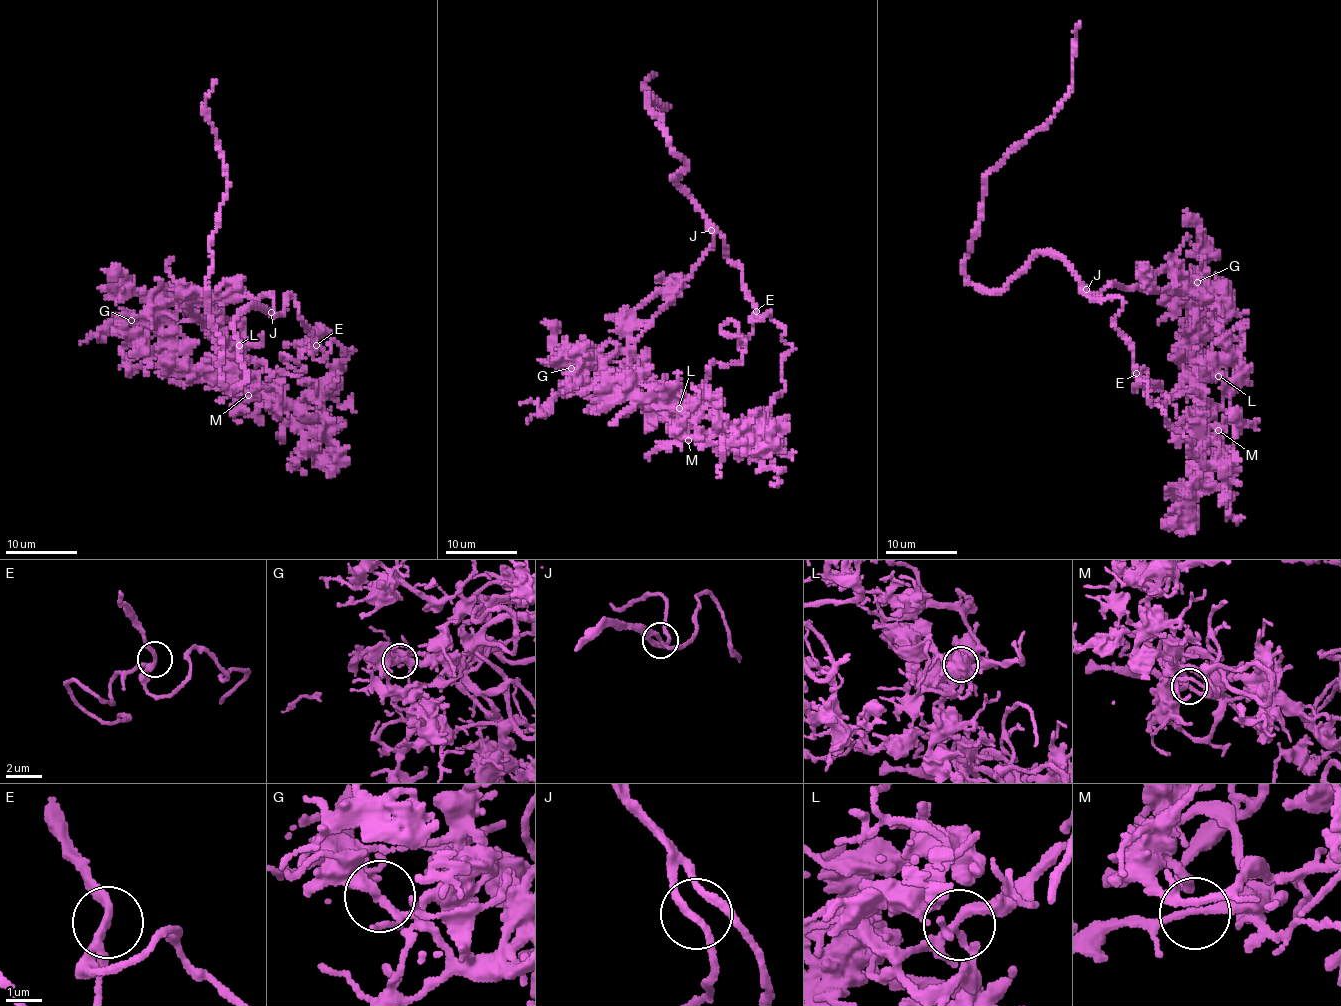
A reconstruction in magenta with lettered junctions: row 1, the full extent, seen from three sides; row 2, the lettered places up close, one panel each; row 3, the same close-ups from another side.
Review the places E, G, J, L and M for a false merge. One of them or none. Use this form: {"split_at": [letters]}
{"split_at": []}

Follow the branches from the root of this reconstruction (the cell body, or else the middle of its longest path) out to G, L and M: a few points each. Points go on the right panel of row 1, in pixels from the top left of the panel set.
G: (1084, 293), (1098, 295), (1111, 284), (1181, 293), (1191, 292), (1195, 286), (1208, 298), (1197, 282)
L: (1084, 293), (1123, 303), (1114, 326), (1163, 408), (1186, 392), (1204, 403), (1200, 377), (1218, 376)
M: (1084, 293), (1123, 303), (1136, 374), (1163, 385), (1141, 368), (1143, 393), (1200, 395), (1218, 430)

